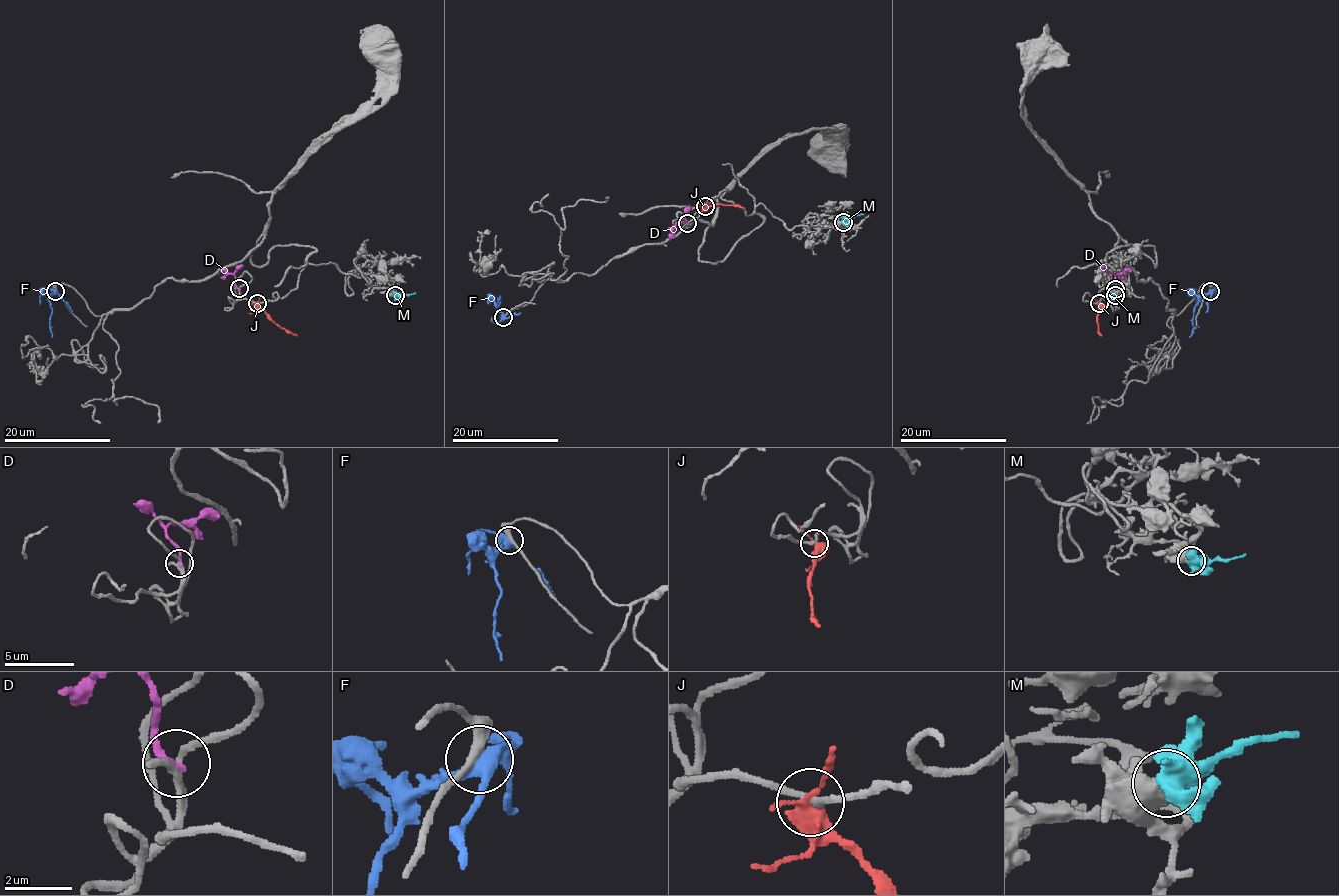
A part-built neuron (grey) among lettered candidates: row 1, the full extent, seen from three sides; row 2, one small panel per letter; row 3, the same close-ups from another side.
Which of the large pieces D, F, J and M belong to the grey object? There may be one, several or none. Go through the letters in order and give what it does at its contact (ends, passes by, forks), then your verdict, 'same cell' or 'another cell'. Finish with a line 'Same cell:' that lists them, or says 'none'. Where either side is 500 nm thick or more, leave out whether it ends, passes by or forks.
D: it ends; another cell
F: it forks; another cell
J: it forks; another cell
M: same cell
Same cell: M

